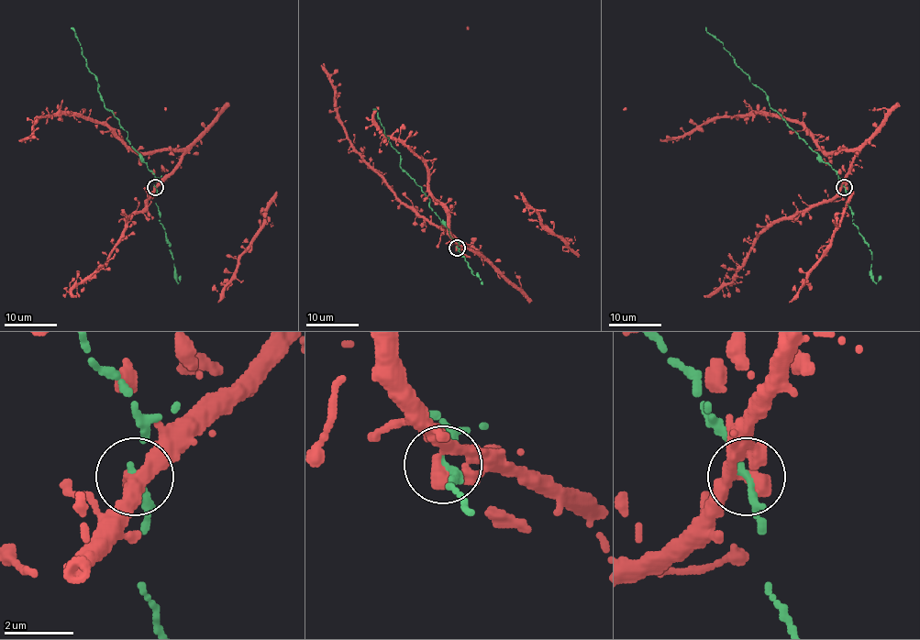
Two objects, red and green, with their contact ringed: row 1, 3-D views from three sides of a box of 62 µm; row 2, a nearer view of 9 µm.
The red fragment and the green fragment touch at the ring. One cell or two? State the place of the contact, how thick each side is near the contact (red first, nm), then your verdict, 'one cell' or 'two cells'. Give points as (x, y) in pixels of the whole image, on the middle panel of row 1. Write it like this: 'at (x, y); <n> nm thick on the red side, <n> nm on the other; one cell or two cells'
at (457, 248); 360 nm thick on the red side, 170 nm on the other; one cell

